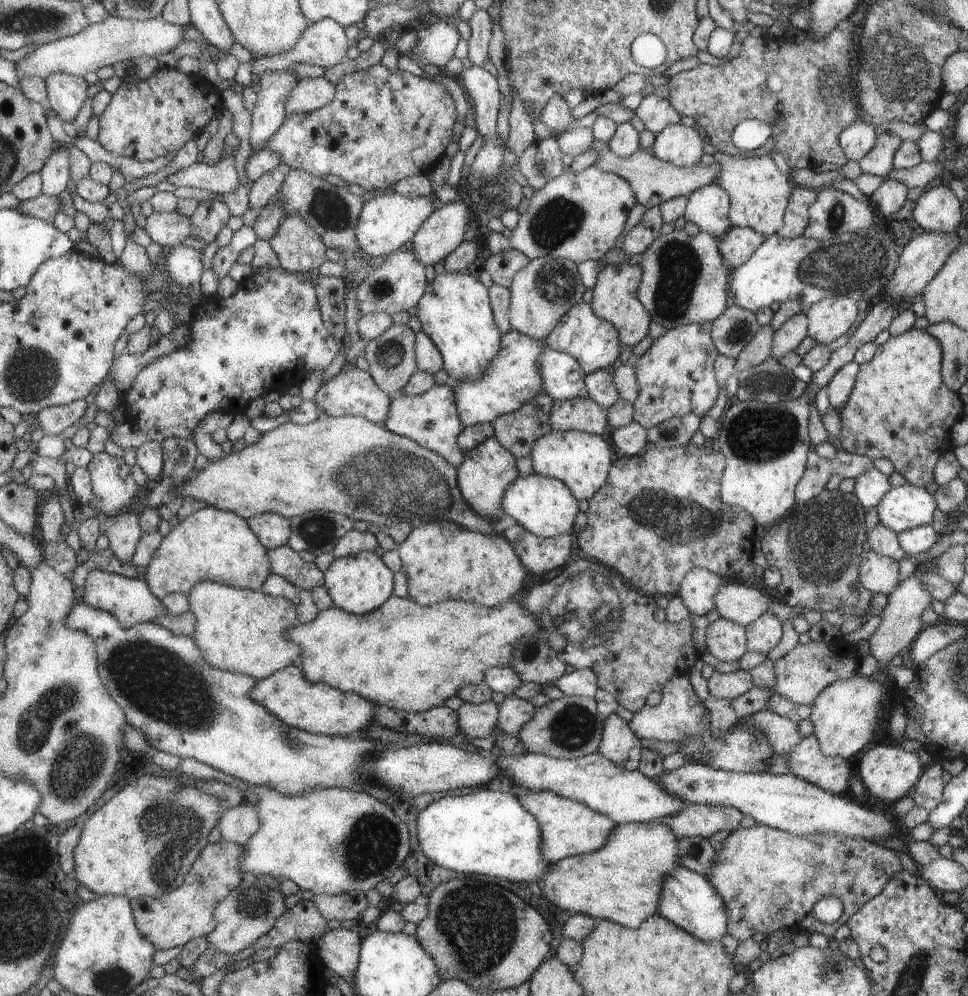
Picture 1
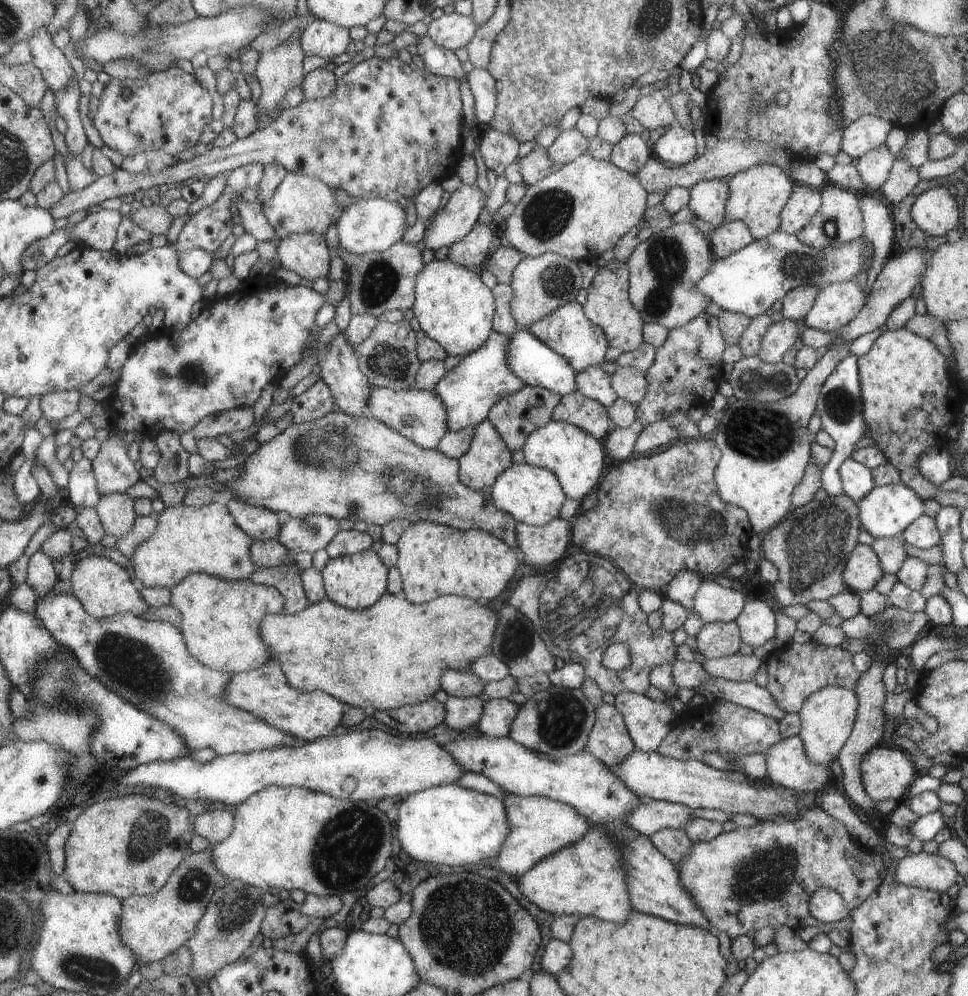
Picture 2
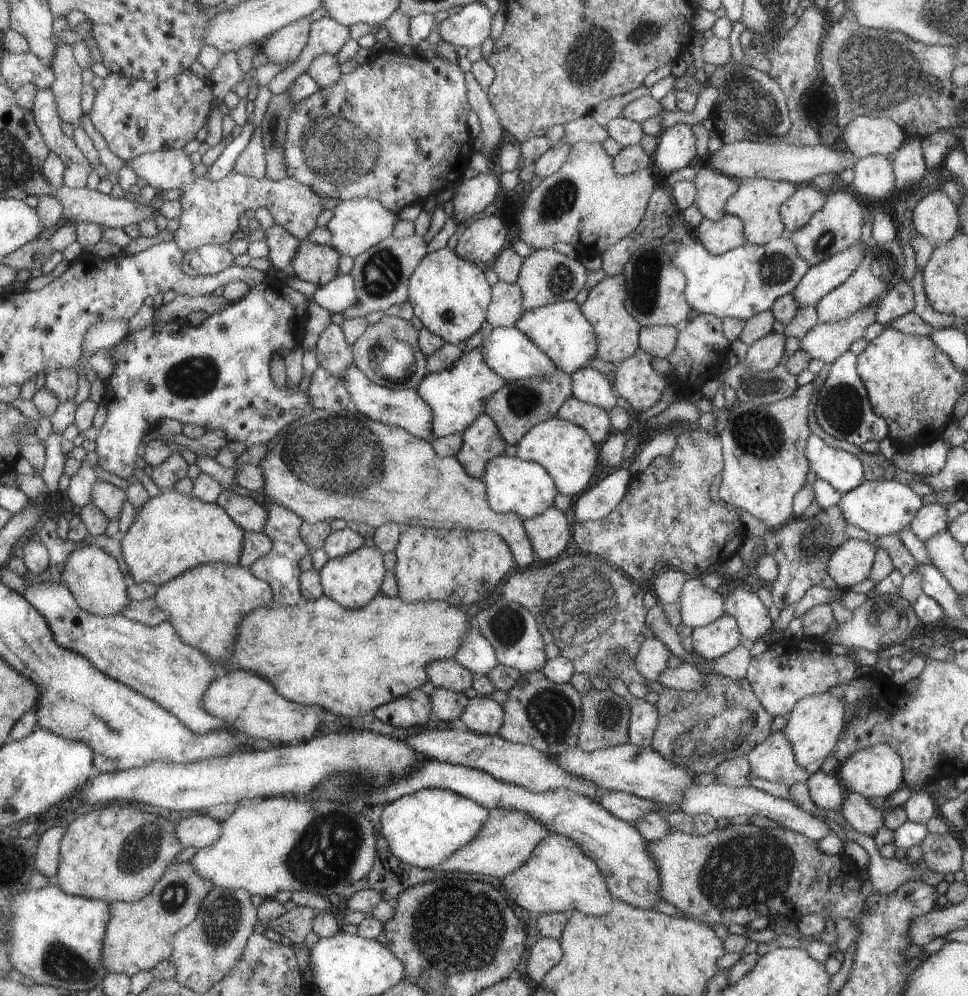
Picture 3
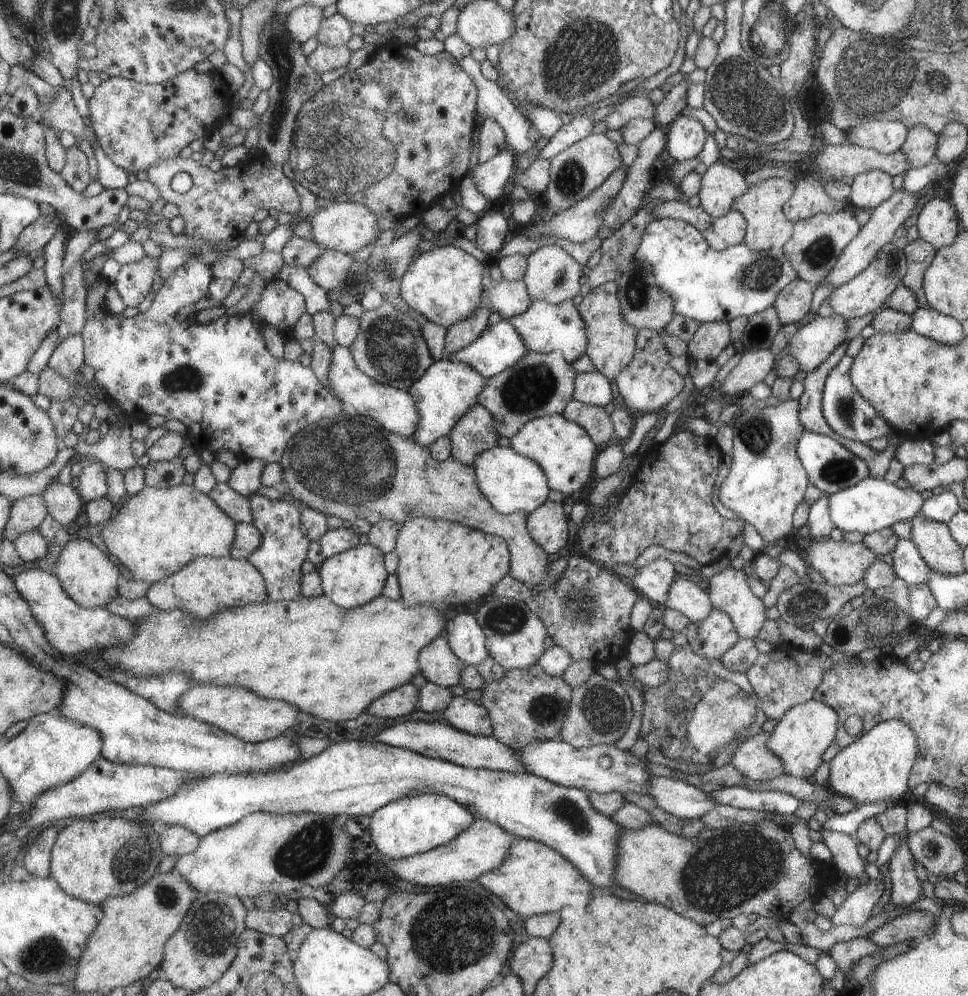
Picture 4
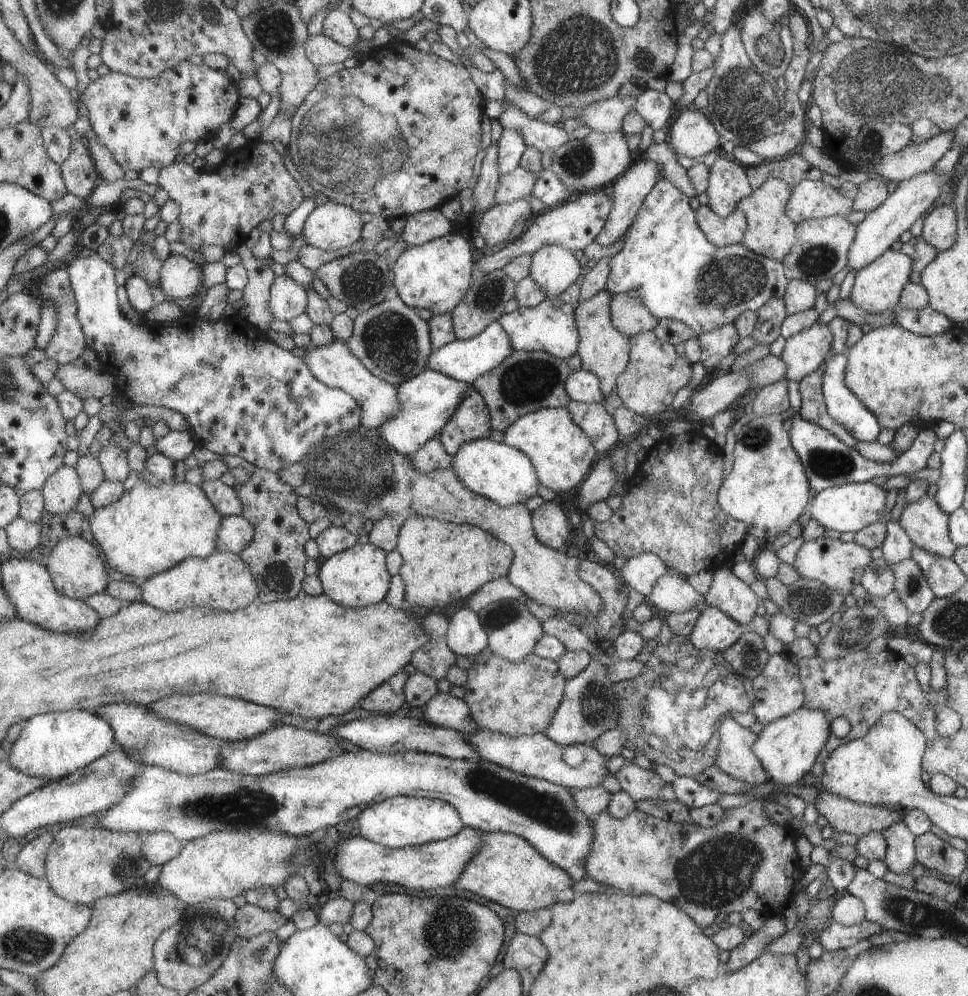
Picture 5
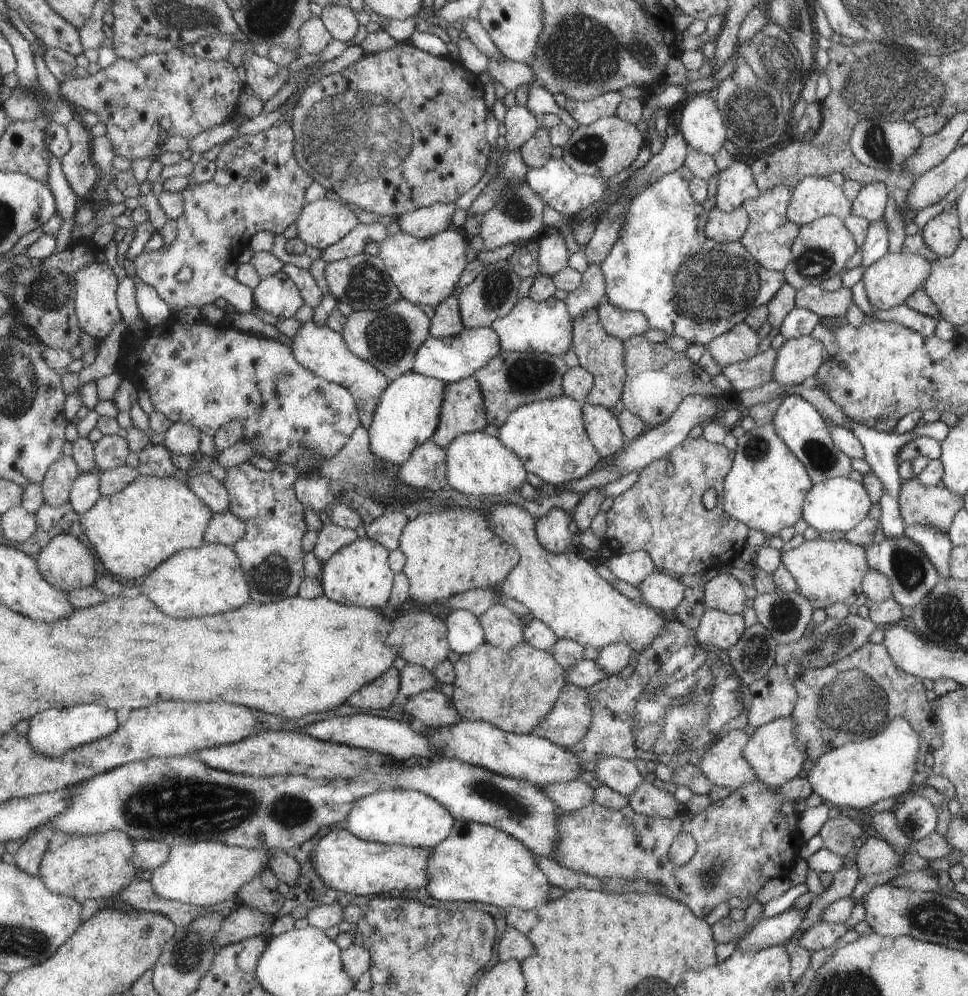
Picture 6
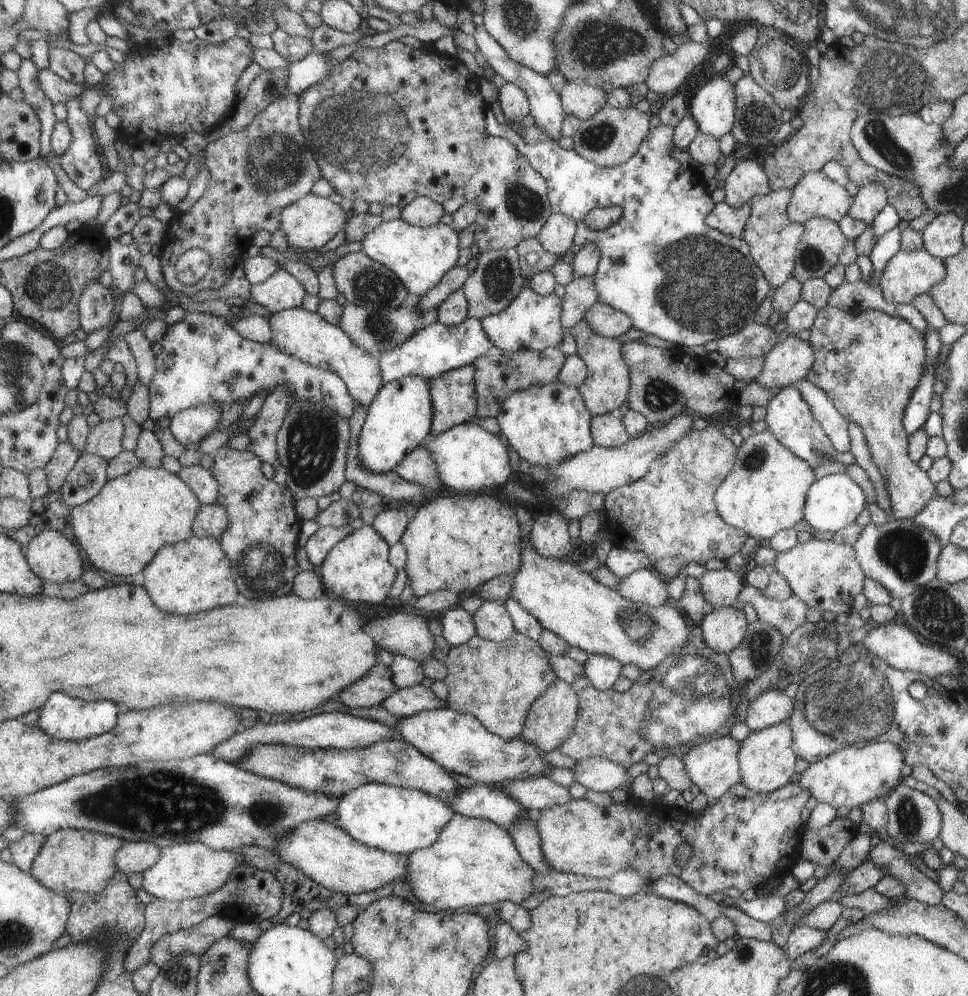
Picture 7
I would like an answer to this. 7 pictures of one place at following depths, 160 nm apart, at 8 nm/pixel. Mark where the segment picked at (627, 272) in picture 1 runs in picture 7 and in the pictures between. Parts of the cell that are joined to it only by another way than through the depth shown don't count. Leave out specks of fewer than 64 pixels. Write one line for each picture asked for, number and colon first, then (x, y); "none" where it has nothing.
2: (607, 304)
3: (617, 331)
4: (611, 341)
5: (604, 351)
6: (601, 354)
7: (605, 386)

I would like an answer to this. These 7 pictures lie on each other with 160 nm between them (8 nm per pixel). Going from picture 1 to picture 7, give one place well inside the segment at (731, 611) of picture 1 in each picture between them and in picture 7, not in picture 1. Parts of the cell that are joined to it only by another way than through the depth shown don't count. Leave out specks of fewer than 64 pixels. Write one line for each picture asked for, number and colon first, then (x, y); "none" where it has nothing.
2: (713, 603)
3: (699, 605)
4: (685, 596)
5: (672, 594)
6: (659, 590)
7: (642, 586)

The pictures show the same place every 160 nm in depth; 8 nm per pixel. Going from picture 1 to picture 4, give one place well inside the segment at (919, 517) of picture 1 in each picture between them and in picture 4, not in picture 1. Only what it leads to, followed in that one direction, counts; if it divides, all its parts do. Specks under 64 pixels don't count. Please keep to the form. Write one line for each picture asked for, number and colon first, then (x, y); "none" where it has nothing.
2: (886, 510)
3: (880, 507)
4: (872, 504)

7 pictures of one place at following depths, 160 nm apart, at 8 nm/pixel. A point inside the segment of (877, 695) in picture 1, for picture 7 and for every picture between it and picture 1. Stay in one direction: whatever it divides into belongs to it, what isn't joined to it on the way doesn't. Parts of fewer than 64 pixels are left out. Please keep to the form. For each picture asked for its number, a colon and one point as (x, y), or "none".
2: (826, 718)
3: (814, 726)
4: (805, 731)
5: (786, 748)
6: (772, 751)
7: (766, 757)

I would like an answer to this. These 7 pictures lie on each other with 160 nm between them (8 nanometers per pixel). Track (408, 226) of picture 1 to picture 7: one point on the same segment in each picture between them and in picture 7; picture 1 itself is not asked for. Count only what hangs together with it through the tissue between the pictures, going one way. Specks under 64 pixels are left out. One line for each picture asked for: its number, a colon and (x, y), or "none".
2: (369, 225)
3: (356, 224)
4: (345, 226)
5: (331, 226)
6: (322, 223)
7: (307, 224)

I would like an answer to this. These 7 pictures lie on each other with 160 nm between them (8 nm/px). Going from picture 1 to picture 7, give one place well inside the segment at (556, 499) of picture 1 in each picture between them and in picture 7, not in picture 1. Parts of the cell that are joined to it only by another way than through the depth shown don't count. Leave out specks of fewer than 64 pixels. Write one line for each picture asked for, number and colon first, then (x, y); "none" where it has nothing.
2: (531, 495)
3: (526, 488)
4: (511, 482)
5: (503, 474)
6: (476, 463)
7: (468, 459)

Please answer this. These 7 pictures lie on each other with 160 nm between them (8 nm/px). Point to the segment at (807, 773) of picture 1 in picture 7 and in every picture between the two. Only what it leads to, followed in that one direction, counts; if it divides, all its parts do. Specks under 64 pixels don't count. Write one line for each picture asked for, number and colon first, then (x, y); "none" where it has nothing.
2: (787, 765)
3: (773, 759)
4: (752, 758)
5: (734, 757)
6: (723, 763)
7: (713, 766)

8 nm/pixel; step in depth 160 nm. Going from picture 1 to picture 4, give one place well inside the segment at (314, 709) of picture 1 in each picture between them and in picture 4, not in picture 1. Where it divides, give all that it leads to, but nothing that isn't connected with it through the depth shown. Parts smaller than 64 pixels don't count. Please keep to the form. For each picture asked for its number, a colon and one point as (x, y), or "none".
2: (265, 692)
3: (251, 703)
4: (254, 718)

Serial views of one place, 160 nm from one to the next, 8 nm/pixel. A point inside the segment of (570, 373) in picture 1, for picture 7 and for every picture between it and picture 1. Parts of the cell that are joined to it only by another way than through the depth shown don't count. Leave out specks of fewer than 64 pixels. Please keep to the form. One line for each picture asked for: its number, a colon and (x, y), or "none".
2: (536, 364)
3: (507, 351)
4: (499, 346)
5: (463, 360)
6: (453, 359)
7: (435, 349)

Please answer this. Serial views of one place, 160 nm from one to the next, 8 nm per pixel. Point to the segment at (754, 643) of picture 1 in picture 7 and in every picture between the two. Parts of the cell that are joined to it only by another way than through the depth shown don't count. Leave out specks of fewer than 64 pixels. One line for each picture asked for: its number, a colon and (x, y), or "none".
2: (757, 624)
3: (751, 615)
4: (727, 590)
5: (731, 596)
6: (721, 592)
7: (720, 587)

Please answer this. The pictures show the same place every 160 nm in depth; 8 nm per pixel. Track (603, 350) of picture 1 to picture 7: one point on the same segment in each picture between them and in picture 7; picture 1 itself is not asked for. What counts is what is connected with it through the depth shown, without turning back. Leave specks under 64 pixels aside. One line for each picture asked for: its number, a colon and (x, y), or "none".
2: (565, 330)
3: (561, 330)
4: (543, 327)
5: (550, 327)
6: (545, 327)
7: (531, 321)

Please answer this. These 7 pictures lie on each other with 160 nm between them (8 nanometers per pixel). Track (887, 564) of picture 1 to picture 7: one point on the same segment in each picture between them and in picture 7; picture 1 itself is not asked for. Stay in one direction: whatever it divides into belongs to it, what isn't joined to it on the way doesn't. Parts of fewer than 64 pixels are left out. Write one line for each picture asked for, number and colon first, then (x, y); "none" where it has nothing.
2: (863, 569)
3: (851, 562)
4: (841, 562)
5: (839, 566)
6: (826, 572)
7: (825, 575)

